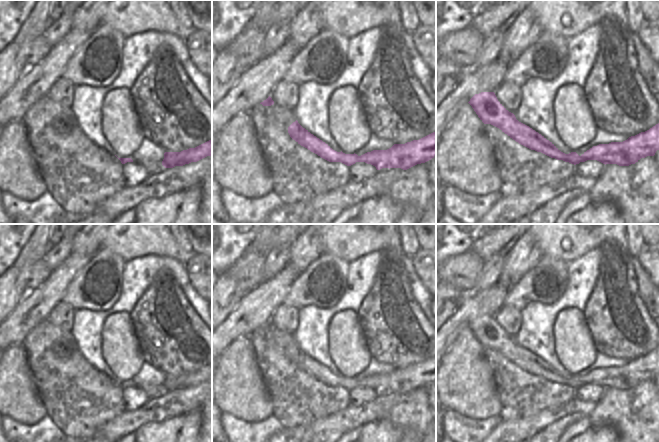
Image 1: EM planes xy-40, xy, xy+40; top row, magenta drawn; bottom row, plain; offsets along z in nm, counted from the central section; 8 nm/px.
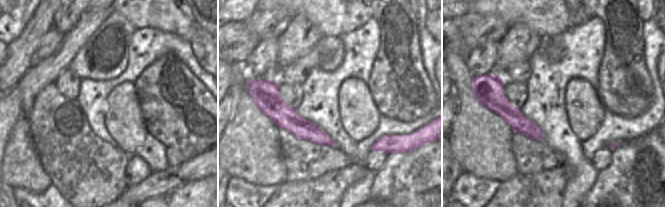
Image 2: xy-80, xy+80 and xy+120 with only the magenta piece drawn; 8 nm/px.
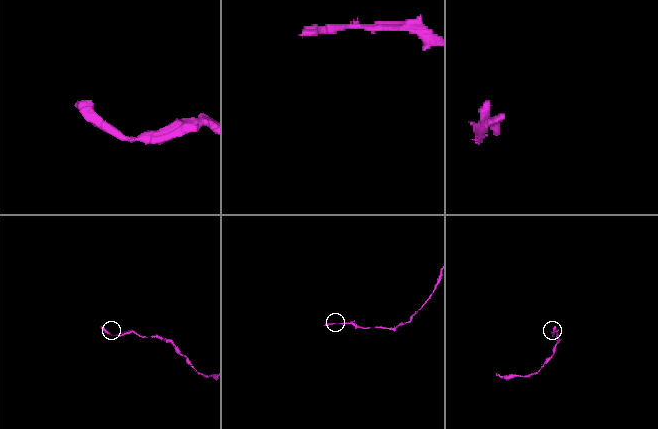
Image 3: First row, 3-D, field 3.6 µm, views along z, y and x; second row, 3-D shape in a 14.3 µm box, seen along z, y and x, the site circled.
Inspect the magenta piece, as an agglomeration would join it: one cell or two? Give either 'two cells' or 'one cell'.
one cell

